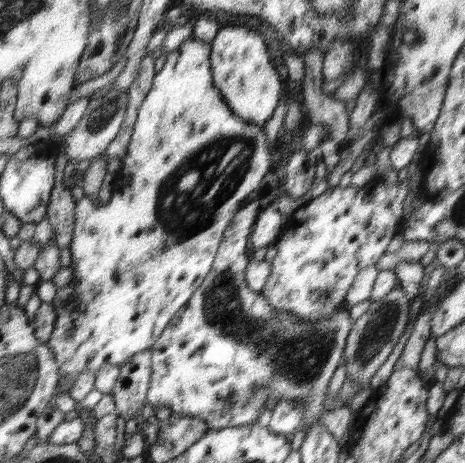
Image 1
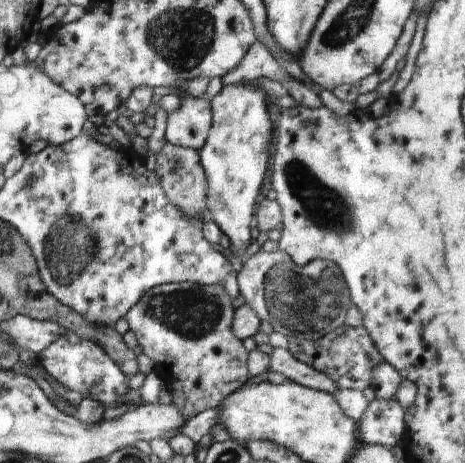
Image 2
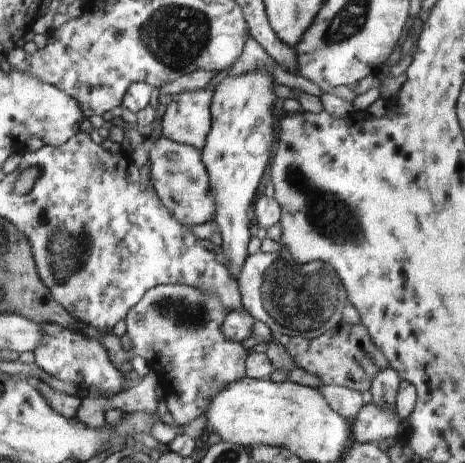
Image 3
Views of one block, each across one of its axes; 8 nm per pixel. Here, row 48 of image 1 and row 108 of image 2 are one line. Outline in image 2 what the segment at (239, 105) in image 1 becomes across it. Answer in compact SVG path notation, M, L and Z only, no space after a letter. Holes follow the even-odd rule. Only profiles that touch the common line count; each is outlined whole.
M238 83L224 85L211 100L211 127L204 143L199 150L201 165L207 176L207 205L211 212L211 219L230 240L231 254L242 256L248 246L254 241L254 208L266 180L266 171L270 169L272 158L268 148L275 134L275 124L270 120L266 109L267 94L254 83Z

